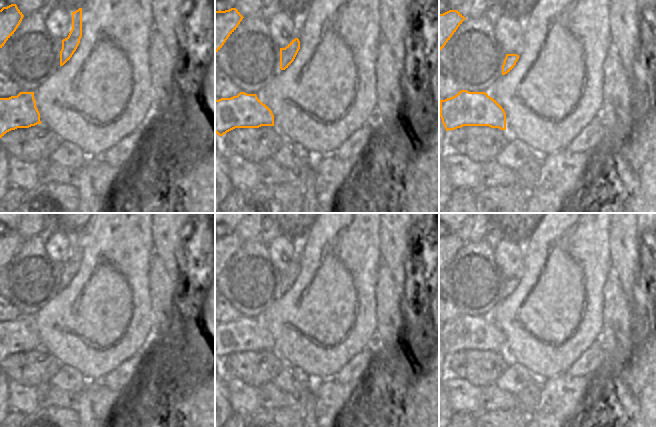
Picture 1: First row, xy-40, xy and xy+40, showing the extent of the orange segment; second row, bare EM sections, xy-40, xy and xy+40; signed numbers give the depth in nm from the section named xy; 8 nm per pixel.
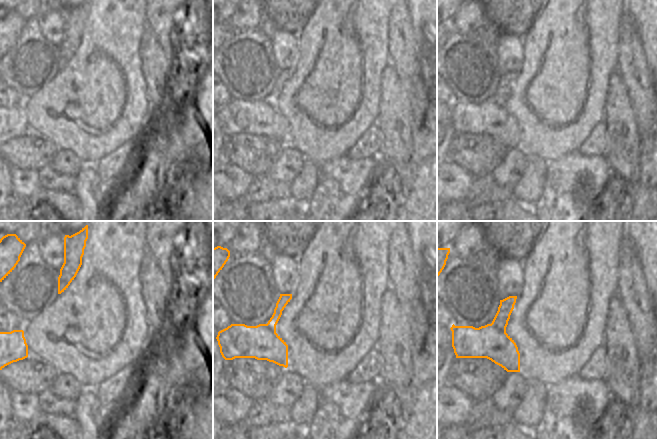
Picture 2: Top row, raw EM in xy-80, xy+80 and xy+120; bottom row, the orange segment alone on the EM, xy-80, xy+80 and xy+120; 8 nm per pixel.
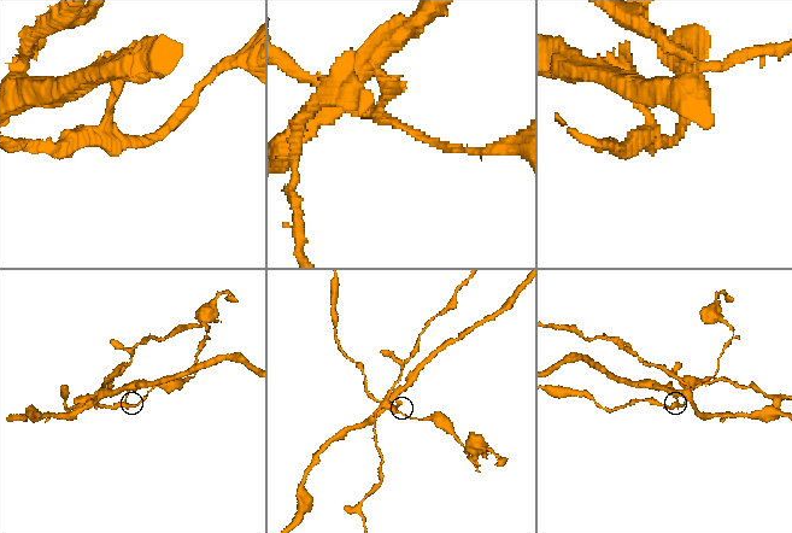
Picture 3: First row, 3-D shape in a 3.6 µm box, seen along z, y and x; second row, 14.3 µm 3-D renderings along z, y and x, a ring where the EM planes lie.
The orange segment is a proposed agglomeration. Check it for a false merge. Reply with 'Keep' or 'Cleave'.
Cleave

